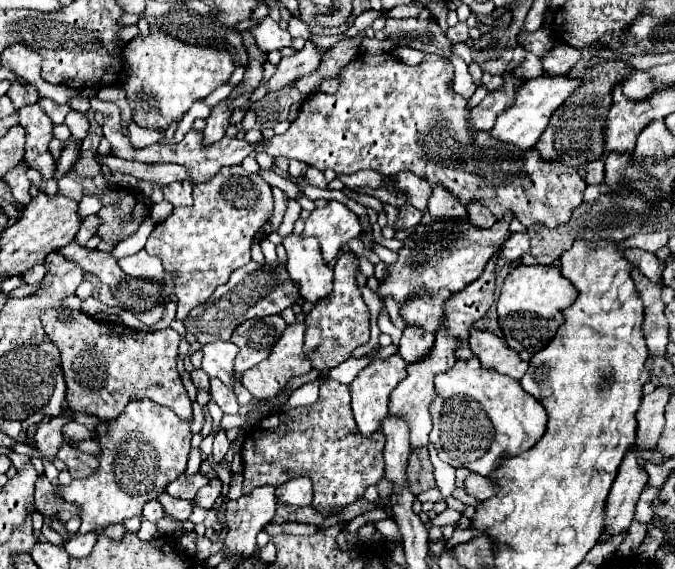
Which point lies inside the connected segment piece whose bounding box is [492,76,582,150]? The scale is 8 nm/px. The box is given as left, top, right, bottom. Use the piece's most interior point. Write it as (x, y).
(523, 124)

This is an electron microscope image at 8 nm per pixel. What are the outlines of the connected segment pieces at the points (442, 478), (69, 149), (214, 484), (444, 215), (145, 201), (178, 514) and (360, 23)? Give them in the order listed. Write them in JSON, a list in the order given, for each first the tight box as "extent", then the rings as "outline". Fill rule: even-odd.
[{"extent":[428,444,456,498],"outline":[[[428,444],[428,450],[430,450],[430,460],[432,460],[432,464],[434,464],[438,490],[442,492],[444,498],[448,498],[448,496],[454,492],[454,488],[456,488],[456,484],[454,484],[454,482],[456,482],[456,480],[454,480],[454,468],[452,468],[450,464],[442,462],[442,460],[438,458],[438,454],[434,454],[436,450],[434,450],[432,444]]]},{"extent":[54,141,80,182],"outline":[[[71,141],[69,145],[63,150],[59,161],[57,162],[54,179],[58,182],[62,176],[64,176],[73,164],[76,162],[77,157],[80,154],[80,149],[74,141]]]},{"extent":[192,478,222,508],"outline":[[[216,478],[212,482],[208,482],[206,486],[202,486],[202,490],[198,490],[196,498],[192,500],[194,506],[200,506],[200,508],[212,508],[216,498],[220,496],[220,490],[222,490],[222,482]]]},{"extent":[428,186,466,220],"outline":[[[434,186],[428,212],[434,220],[454,220],[454,218],[466,218],[466,208],[442,186]]]},{"extent":[82,178,152,244],"outline":[[[92,178],[82,180],[84,194],[100,196],[102,208],[98,212],[100,226],[96,236],[100,236],[108,244],[118,244],[132,236],[140,222],[148,216],[152,200],[150,196],[142,194],[136,188],[122,188],[122,186],[106,186],[100,190]]]},{"extent":[156,490,192,522],"outline":[[[162,490],[162,494],[158,494],[156,500],[162,504],[164,514],[170,516],[170,518],[174,518],[174,520],[184,522],[184,520],[192,514],[192,502],[188,502],[188,500],[178,500],[178,498],[170,498],[170,496],[166,494],[166,490]]]},{"extent":[344,10,381,37],"outline":[[[368,10],[363,12],[355,19],[353,25],[344,32],[344,35],[347,37],[354,37],[358,35],[360,31],[371,27],[374,20],[381,17],[381,15],[381,11]]]}]

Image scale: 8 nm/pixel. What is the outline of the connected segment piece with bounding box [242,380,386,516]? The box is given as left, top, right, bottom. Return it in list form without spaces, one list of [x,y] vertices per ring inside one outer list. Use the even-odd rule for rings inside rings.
[[[324,380],[320,384],[320,396],[312,406],[268,414],[248,428],[246,440],[242,442],[242,494],[250,494],[250,490],[266,484],[278,488],[292,478],[308,476],[314,490],[312,506],[324,516],[338,514],[338,508],[356,502],[368,486],[384,478],[384,444],[386,438],[382,432],[370,438],[358,432],[352,418],[348,386],[336,380]]]

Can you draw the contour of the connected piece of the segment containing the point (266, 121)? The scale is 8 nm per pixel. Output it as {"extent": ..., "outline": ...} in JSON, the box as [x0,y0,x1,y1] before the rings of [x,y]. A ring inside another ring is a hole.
{"extent":[242,86,304,132],"outline":[[[288,86],[278,92],[268,92],[244,116],[244,120],[242,120],[244,132],[248,132],[252,128],[258,128],[258,130],[272,128],[274,124],[286,120],[292,104],[300,104],[300,102],[304,102],[304,98],[302,98],[302,94],[298,94],[296,86]]]}

